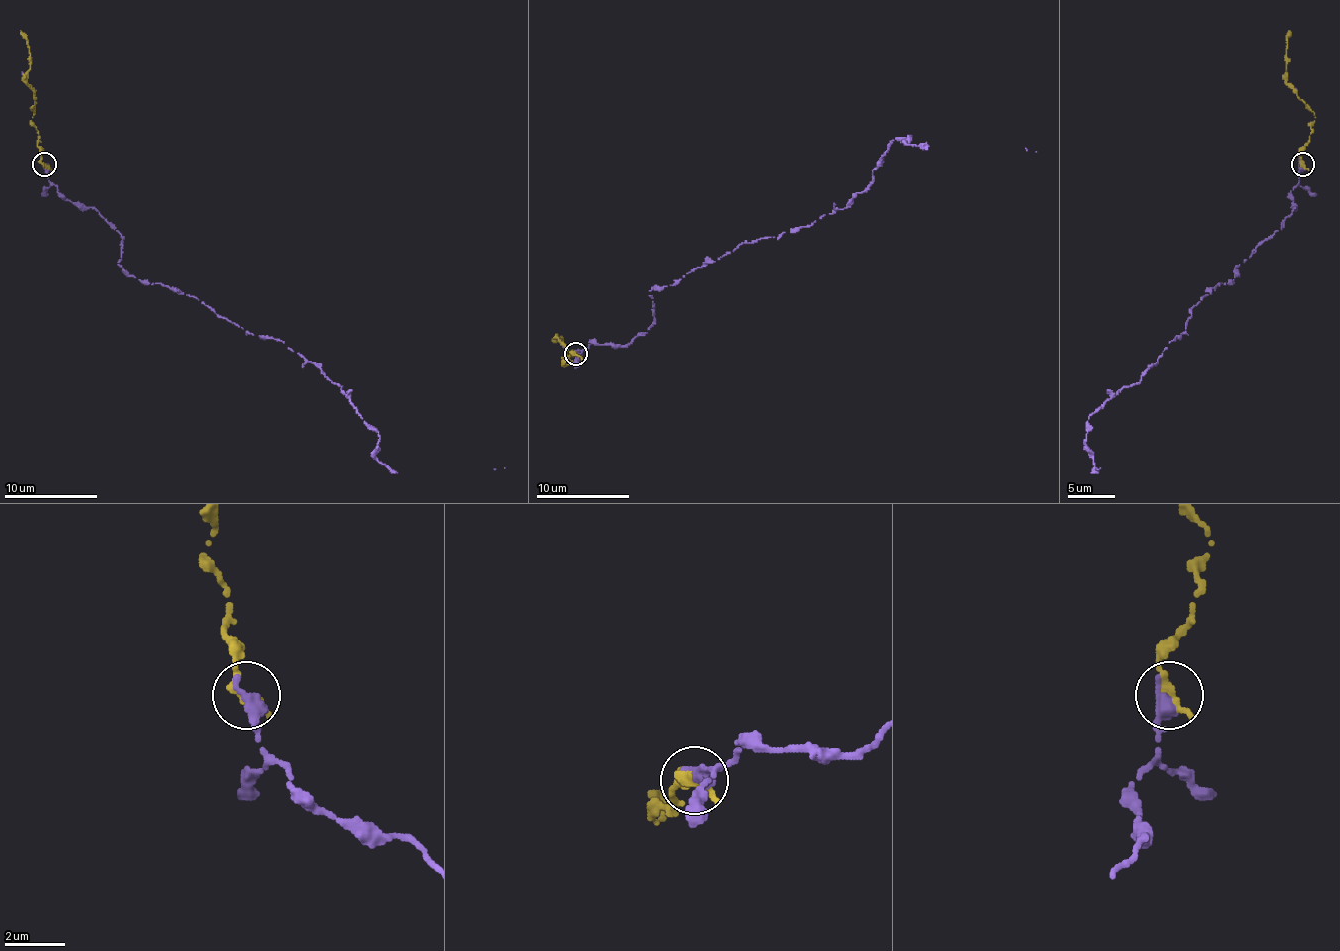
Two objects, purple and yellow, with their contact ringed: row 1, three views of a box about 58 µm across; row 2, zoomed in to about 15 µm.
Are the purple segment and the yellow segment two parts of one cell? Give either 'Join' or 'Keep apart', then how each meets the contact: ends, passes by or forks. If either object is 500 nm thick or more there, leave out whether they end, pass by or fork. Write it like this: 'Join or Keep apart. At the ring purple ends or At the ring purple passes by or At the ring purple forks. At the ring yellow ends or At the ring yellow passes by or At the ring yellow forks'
Join. At the ring purple ends. At the ring yellow ends

